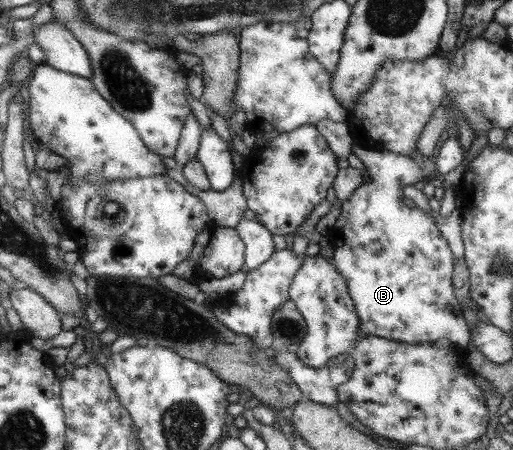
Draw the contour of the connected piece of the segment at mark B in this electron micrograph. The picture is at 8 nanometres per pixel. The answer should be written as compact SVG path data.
M353 144L352 153L359 157L370 173L371 180L364 182L349 199L342 202L340 215L332 229L335 236L332 263L340 275L346 278L349 294L360 318L360 336L375 335L406 343L435 343L446 338L452 344L467 348L471 343L471 331L463 316L461 306L453 294L453 251L445 236L439 236L438 223L423 209L407 208L403 188L423 183L423 167L407 155L387 151L367 150Z

